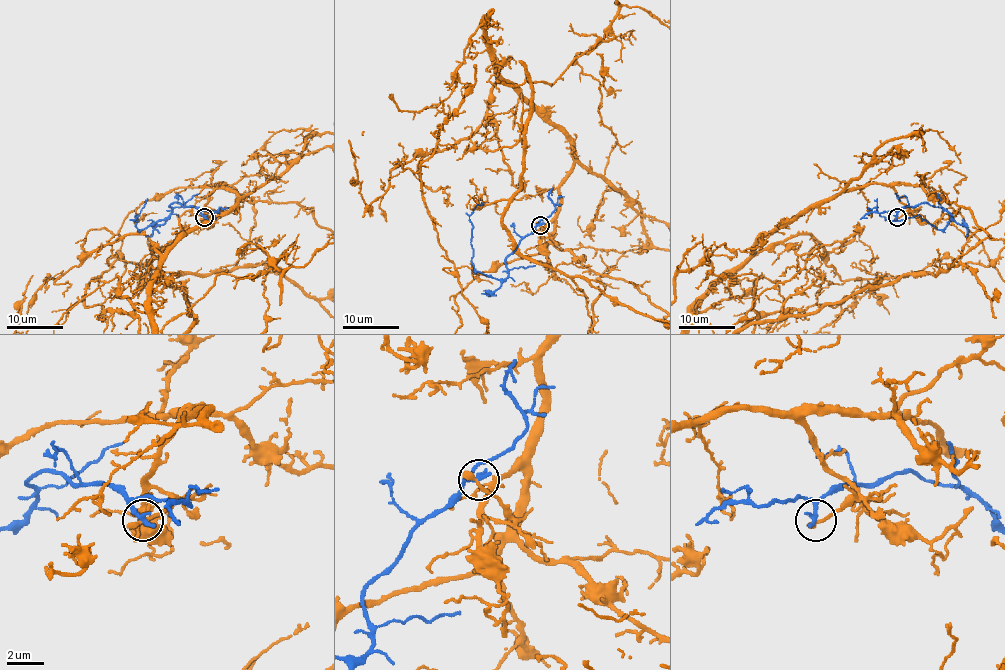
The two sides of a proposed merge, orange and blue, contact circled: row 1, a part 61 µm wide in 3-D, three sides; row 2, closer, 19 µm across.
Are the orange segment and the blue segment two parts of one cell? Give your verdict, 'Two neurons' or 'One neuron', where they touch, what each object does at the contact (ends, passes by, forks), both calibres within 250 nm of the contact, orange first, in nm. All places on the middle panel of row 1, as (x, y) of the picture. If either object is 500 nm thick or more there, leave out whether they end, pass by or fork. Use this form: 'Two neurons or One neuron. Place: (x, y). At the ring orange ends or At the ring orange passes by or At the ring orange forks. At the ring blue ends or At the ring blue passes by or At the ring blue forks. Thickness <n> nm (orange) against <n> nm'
Two neurons. Place: (540, 225). At the ring orange ends. At the ring blue ends. Thickness 320 nm (orange) against 320 nm

